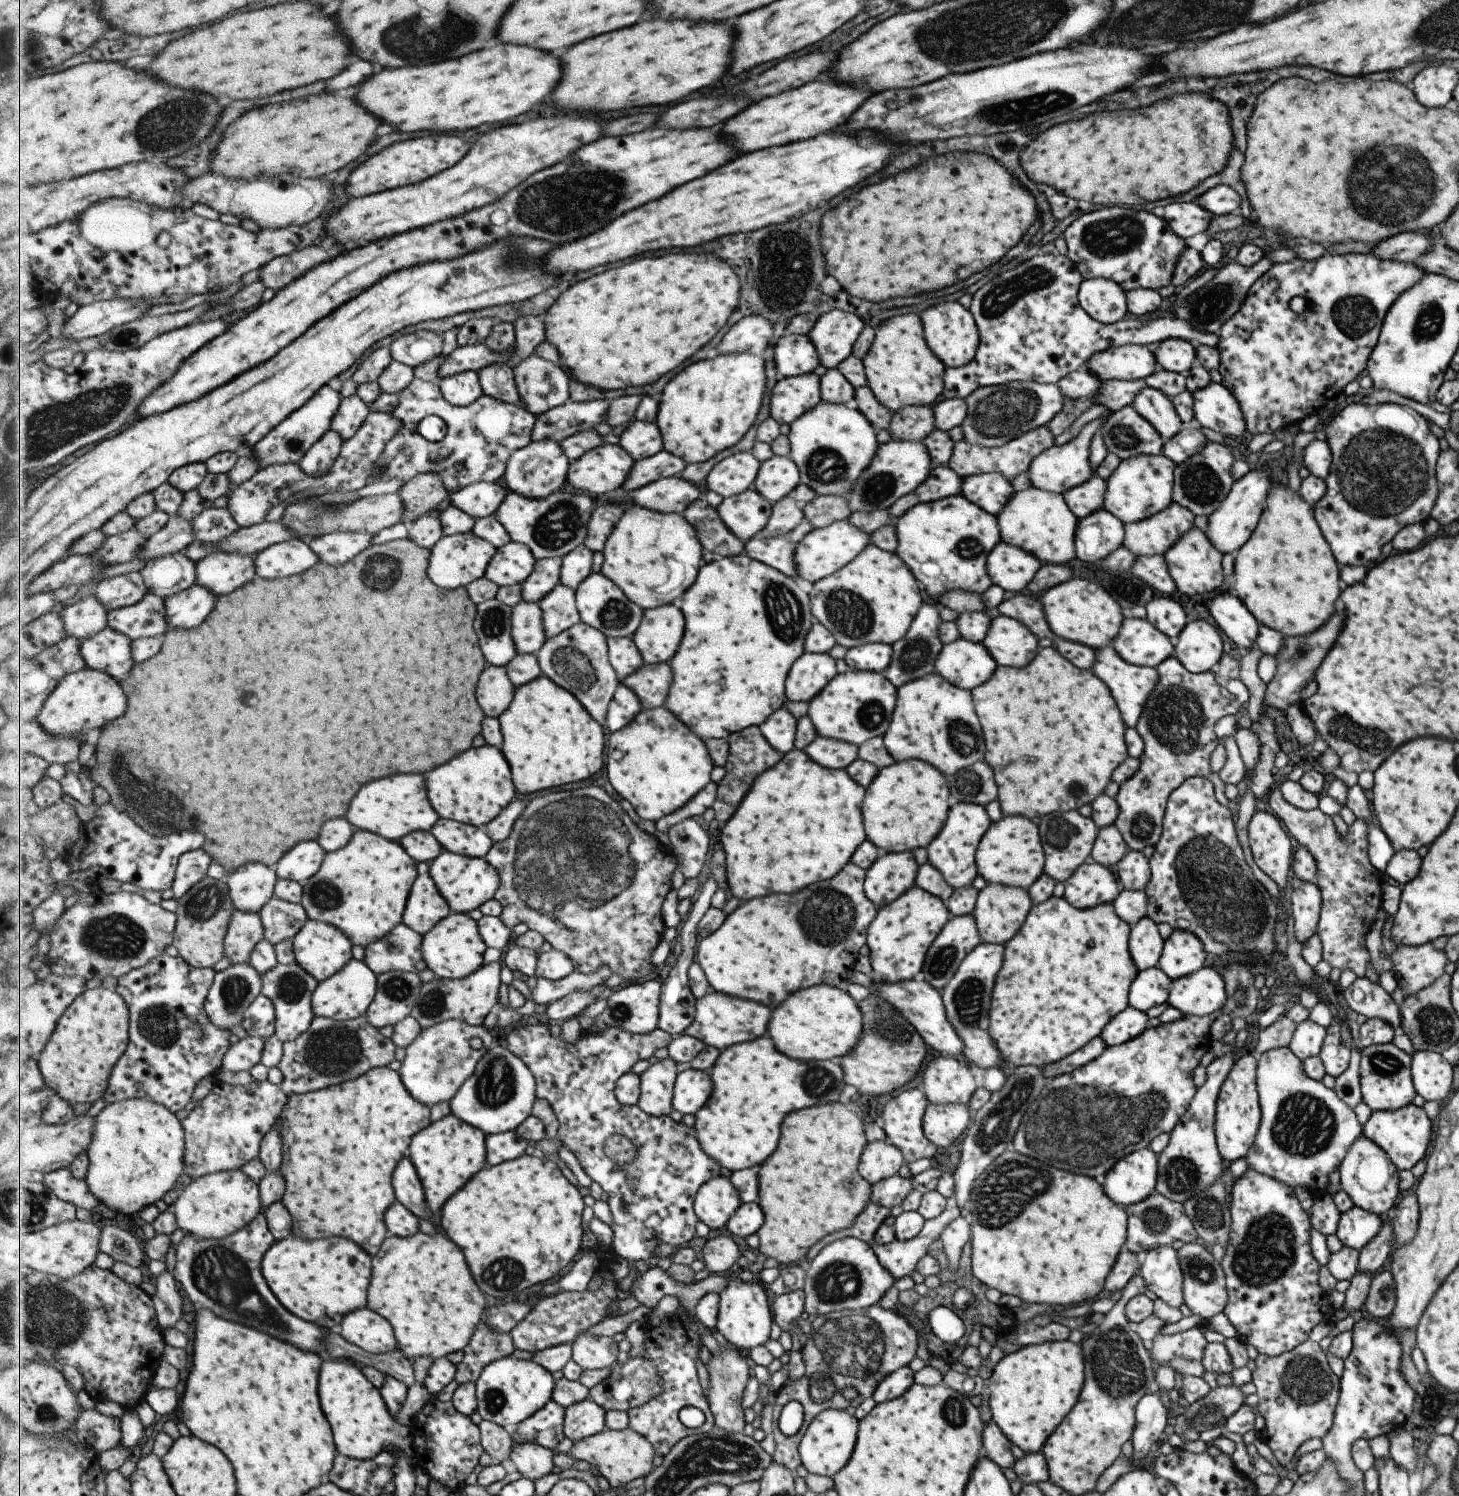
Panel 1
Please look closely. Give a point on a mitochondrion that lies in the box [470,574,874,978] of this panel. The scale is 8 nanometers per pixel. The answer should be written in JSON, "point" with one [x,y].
{"point":[569,863]}

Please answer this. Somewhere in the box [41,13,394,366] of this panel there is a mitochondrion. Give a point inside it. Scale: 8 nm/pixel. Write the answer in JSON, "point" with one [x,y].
{"point":[170,126]}

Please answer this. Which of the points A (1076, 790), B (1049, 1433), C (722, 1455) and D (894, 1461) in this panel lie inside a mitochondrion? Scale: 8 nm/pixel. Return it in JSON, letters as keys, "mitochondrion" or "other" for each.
{"A":"mitochondrion","B":"other","C":"mitochondrion","D":"other"}

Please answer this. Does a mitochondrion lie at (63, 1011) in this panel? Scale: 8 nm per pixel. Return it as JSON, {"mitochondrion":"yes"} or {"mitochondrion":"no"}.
{"mitochondrion":"no"}

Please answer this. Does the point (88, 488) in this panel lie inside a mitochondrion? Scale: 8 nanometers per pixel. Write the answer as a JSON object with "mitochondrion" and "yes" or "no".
{"mitochondrion":"no"}

